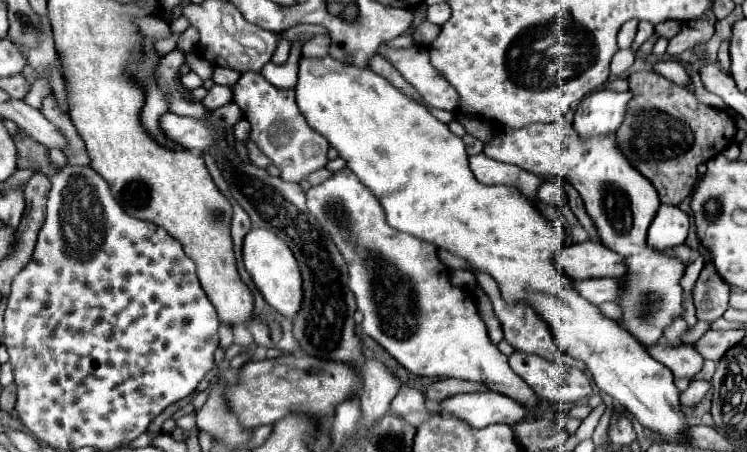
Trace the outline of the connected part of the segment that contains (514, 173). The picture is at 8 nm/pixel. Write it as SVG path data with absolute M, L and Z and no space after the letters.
M484 154L470 156L470 168L472 168L478 182L516 186L528 198L536 196L536 190L538 190L538 184L540 184L538 176L534 176L534 174L514 166L514 164L496 162L496 160L492 160L492 158L484 156Z

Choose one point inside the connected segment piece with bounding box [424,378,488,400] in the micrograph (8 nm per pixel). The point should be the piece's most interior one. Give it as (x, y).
(442, 389)

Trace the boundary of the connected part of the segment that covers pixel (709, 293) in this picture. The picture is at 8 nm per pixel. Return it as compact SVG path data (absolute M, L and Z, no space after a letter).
M710 264L710 266L704 266L704 270L700 272L700 278L696 280L692 296L696 306L696 318L714 322L728 310L730 288L716 274L716 268Z

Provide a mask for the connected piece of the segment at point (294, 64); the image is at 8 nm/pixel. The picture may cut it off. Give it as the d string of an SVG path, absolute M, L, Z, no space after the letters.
M297 40L291 46L290 54L286 64L275 65L267 63L260 73L266 80L278 88L294 88L298 78L298 62L301 57L302 42Z

